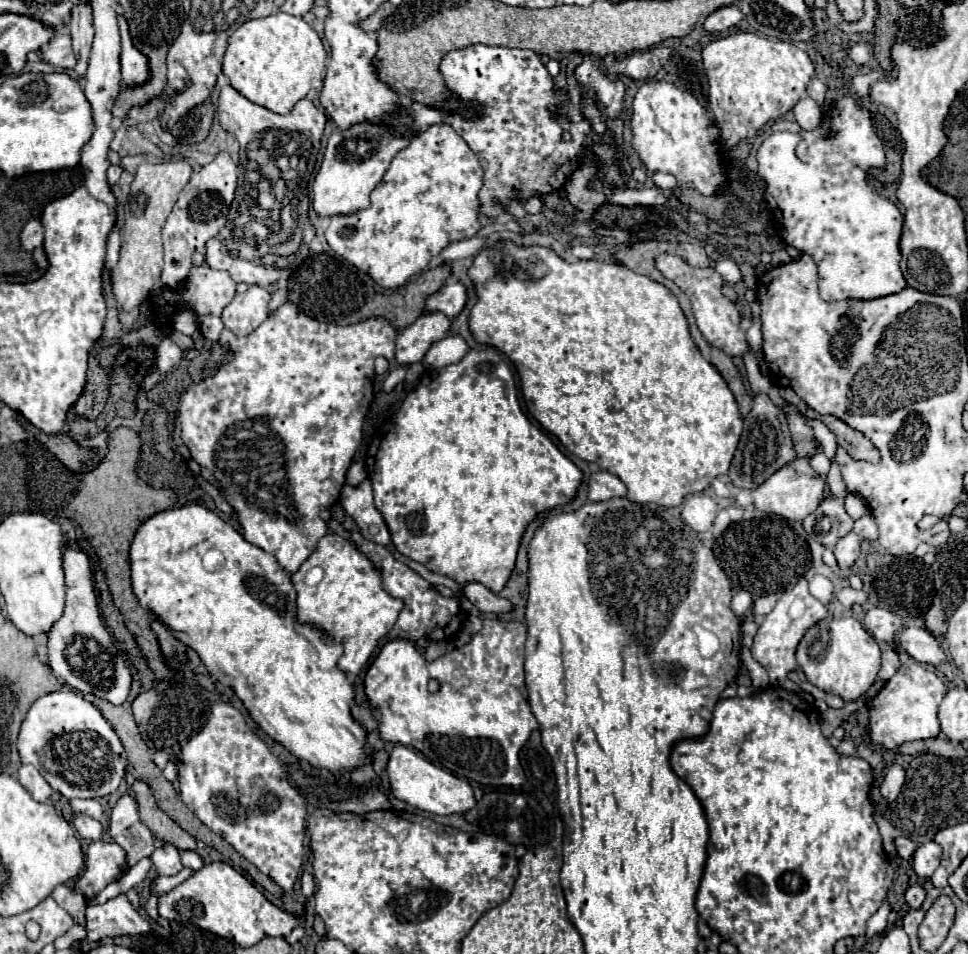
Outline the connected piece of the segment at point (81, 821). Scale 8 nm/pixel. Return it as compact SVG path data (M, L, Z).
M75 816L73 826L79 832L79 836L87 838L87 840L99 840L101 832L103 832L101 822L95 818L89 818L89 816Z

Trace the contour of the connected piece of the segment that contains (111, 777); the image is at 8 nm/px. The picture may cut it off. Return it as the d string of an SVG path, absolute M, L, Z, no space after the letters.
M67 688L35 700L21 724L17 750L21 762L33 764L67 800L109 796L125 778L127 756L115 730L83 694Z

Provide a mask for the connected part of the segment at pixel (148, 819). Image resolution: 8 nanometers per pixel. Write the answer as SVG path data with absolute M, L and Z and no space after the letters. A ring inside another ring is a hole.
M145 782L131 784L131 792L139 806L139 818L141 822L153 832L155 838L173 844L179 850L195 850L197 842L191 834L187 834L179 824L175 824L159 806L153 804L153 794Z

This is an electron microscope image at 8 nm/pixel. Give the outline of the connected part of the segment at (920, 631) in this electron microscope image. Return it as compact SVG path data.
M921 626L903 628L901 632L897 632L897 640L909 652L909 656L915 658L917 662L925 662L931 666L945 662L941 644Z

